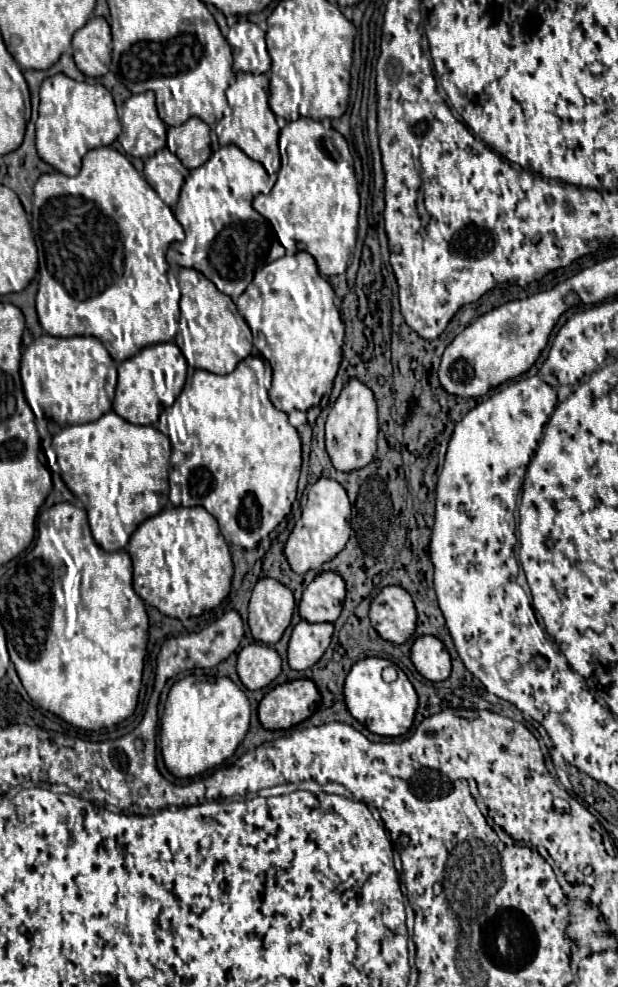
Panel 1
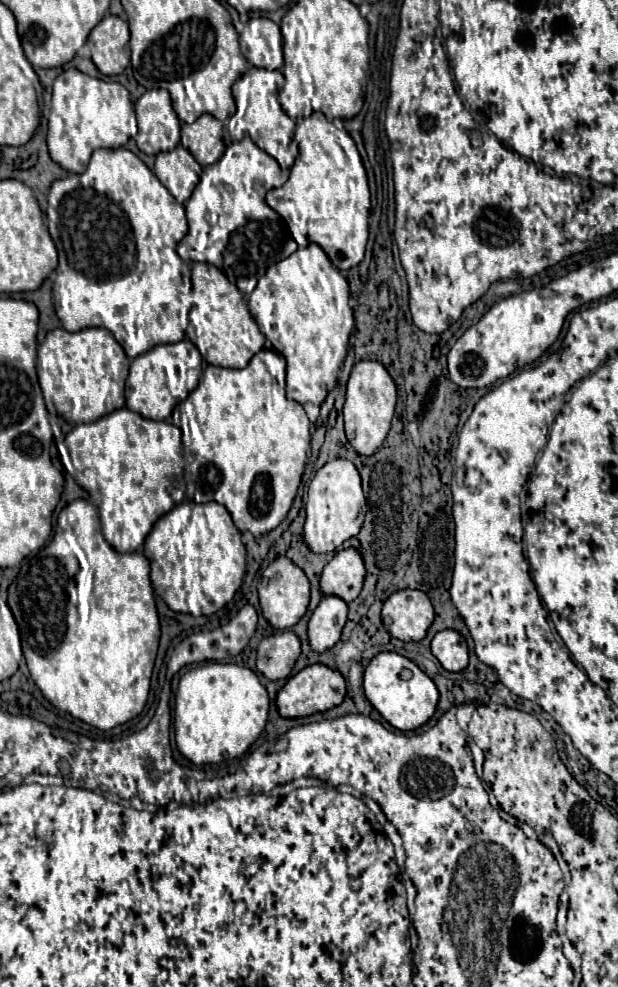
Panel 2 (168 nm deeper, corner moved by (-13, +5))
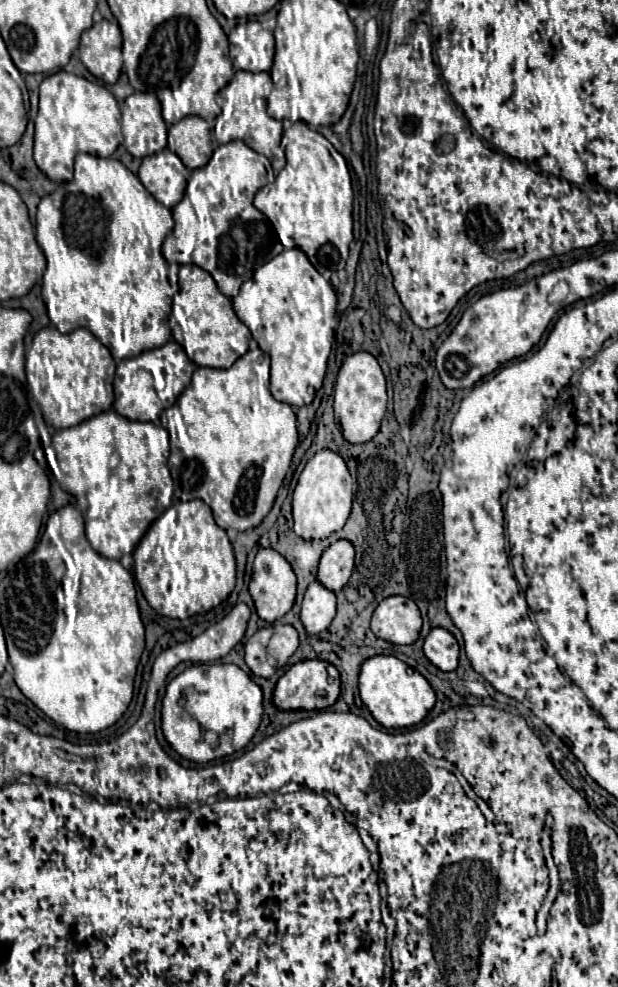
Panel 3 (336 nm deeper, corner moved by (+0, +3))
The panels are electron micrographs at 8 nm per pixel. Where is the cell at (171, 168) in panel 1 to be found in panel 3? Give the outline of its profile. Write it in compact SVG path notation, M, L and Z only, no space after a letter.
M168 148L146 156L138 170L138 178L146 190L166 208L174 208L182 200L189 175L189 170Z

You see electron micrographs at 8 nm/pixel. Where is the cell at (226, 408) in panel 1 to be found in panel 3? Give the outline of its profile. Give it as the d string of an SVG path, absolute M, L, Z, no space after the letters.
M252 339L247 353L238 358L232 364L232 368L214 370L214 368L200 367L192 374L190 386L178 398L182 415L170 407L160 416L160 423L157 426L163 427L168 432L170 450L172 452L192 450L190 454L170 456L174 496L180 498L182 502L196 500L196 498L204 500L212 508L216 524L220 528L234 528L244 532L244 530L256 528L264 520L264 516L274 506L276 494L284 482L294 448L298 444L296 414L290 404L274 400L268 389L269 381L270 357L266 356Z

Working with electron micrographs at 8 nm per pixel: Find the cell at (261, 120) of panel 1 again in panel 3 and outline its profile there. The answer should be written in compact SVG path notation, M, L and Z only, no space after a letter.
M238 70L234 78L228 82L228 86L224 86L216 96L216 102L222 110L218 116L218 124L214 126L216 140L222 144L230 140L242 140L246 142L246 146L250 146L258 154L272 158L272 150L280 146L280 138L282 138L282 122L270 118L266 112L266 96L270 94L273 87L269 72L254 74L254 72Z

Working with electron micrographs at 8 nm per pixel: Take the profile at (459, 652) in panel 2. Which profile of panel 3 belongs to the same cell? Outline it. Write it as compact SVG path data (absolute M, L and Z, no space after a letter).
M432 628L424 640L426 658L442 672L450 672L458 666L458 652L458 640L444 628Z

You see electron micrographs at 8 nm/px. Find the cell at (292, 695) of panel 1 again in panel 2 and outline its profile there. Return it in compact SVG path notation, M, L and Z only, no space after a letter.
M313 664L287 680L287 684L277 694L277 710L283 718L301 718L315 712L325 712L339 706L345 698L345 692L345 678L339 670L333 670L325 664Z

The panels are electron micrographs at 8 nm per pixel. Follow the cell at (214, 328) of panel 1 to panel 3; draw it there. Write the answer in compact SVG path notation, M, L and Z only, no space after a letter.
M196 264L180 266L178 294L174 296L172 316L182 326L184 350L192 362L208 368L230 368L240 356L246 354L250 344L250 330L238 320L232 300L224 296L212 276Z

